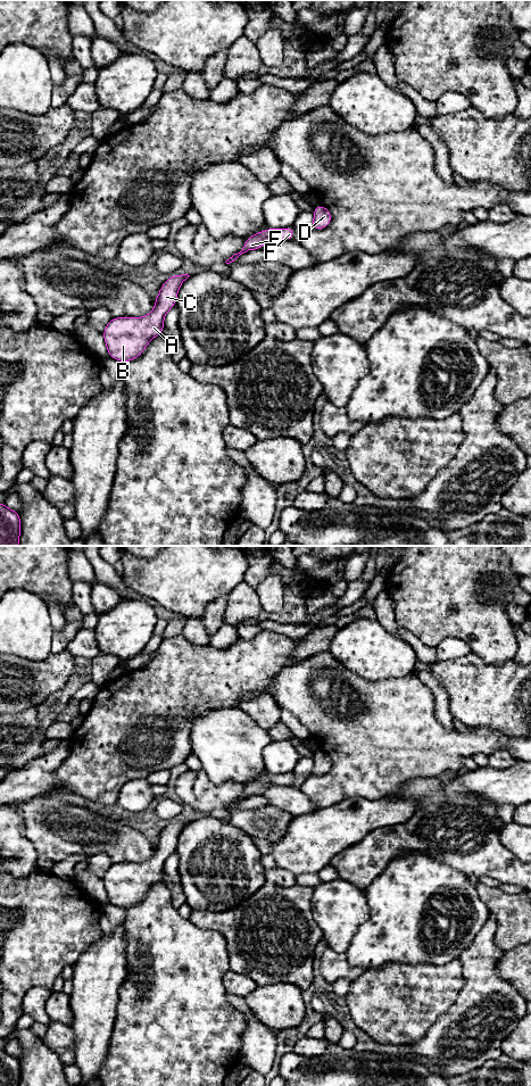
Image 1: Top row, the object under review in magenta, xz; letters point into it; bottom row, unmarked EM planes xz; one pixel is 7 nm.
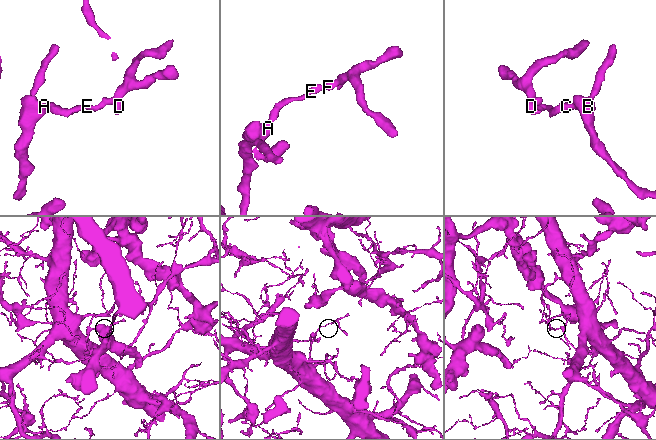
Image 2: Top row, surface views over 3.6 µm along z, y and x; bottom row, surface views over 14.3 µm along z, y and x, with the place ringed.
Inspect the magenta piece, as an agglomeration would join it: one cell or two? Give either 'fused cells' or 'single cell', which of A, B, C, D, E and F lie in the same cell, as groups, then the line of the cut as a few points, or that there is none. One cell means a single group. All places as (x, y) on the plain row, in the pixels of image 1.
single cell | A B C D E F | no cut

